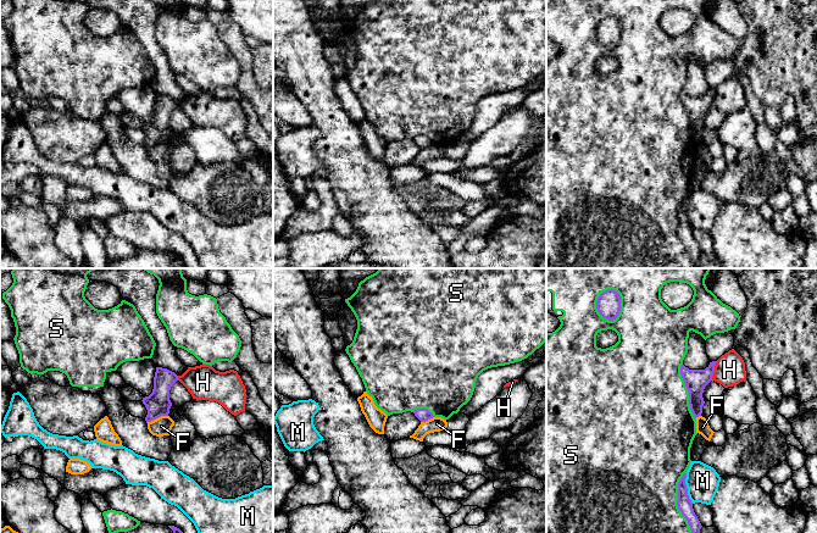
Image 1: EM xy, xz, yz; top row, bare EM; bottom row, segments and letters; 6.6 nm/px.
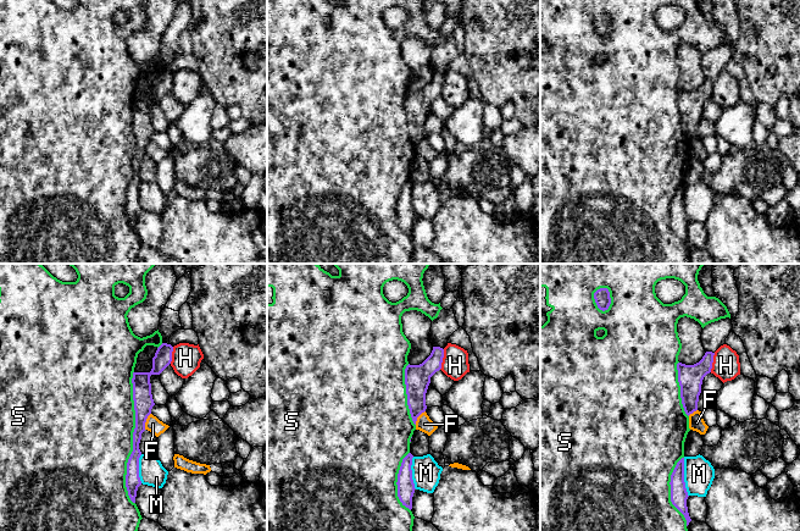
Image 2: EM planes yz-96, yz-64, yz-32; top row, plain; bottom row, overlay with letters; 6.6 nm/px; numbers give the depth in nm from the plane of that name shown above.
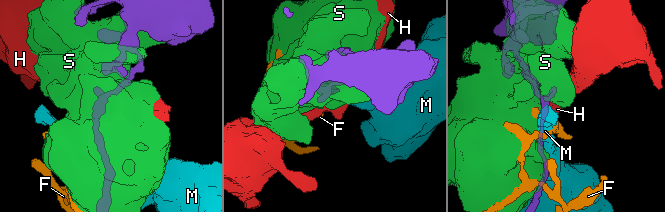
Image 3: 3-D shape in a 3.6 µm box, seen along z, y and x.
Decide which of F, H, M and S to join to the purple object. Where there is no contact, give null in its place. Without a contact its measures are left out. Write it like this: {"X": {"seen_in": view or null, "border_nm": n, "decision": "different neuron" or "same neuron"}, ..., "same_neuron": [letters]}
{"F": {"seen_in": "xy", "border_nm": 150, "decision": "different neuron"}, "H": {"seen_in": "yz", "border_nm": 130, "decision": "different neuron"}, "M": {"seen_in": "yz", "border_nm": 200, "decision": "different neuron"}, "S": {"seen_in": "yz", "border_nm": 220, "decision": "different neuron"}, "same_neuron": []}

